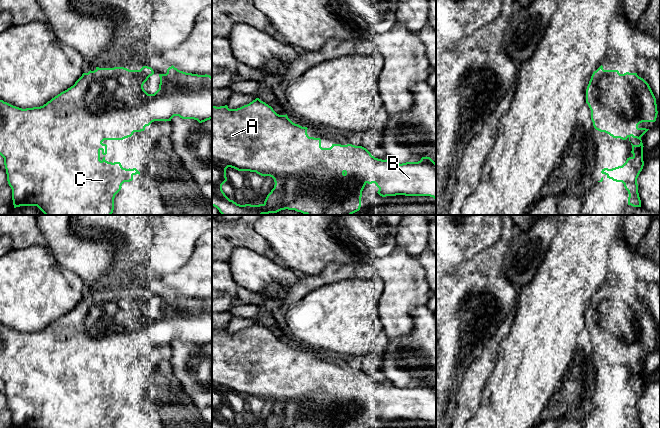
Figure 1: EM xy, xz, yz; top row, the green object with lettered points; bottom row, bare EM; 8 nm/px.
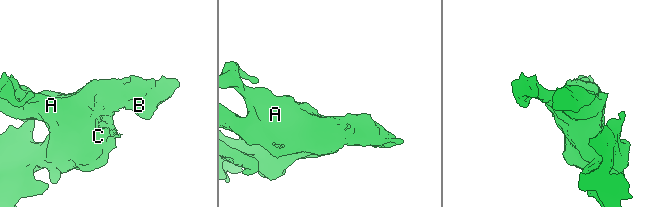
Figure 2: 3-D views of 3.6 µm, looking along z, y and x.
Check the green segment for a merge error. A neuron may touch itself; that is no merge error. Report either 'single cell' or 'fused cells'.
single cell

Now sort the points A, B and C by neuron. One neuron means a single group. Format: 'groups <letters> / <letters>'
groups A B C

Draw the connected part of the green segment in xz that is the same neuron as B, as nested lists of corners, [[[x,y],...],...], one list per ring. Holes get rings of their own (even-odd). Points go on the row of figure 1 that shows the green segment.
[[[256,98],[247,105],[244,105],[237,109],[229,109],[225,106],[212,106],[212,206],[216,207],[222,215],[263,215],[269,213],[277,213],[281,210],[295,210],[306,215],[352,215],[353,213],[360,210],[362,191],[365,185],[375,183],[379,188],[378,194],[382,197],[386,196],[430,196],[436,201],[436,163],[430,157],[422,157],[418,162],[406,162],[397,163],[391,159],[378,159],[371,155],[371,153],[362,146],[355,146],[352,144],[341,145],[332,144],[330,148],[321,147],[321,139],[309,137],[307,134],[307,127],[302,127],[298,124],[293,123],[286,115],[277,114],[271,106]],[[228,167],[234,168],[238,171],[250,171],[256,172],[261,176],[270,176],[274,179],[275,185],[271,192],[267,195],[263,204],[251,205],[245,204],[240,205],[230,200],[222,190],[222,185],[227,181],[226,169]]]

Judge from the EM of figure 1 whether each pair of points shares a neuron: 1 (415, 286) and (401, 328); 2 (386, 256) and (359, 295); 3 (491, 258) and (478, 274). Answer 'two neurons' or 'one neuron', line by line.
1: one neuron
2: two neurons
3: one neuron

